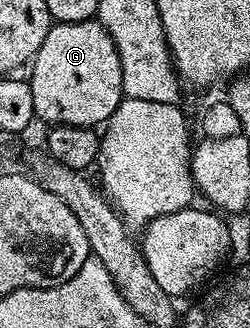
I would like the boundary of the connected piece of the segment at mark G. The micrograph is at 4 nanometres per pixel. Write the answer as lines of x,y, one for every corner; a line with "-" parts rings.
88,22
86,24
61,24
52,23
49,34
45,34
45,42
41,42
41,50
37,50
35,59
29,65
29,79
33,90
33,110
40,121
44,120
44,125
68,124
69,126
81,126
82,128
95,128
106,125
107,119
117,110
117,106
124,100
122,90
122,70
121,59
118,57
117,46
114,45
113,38
98,22

